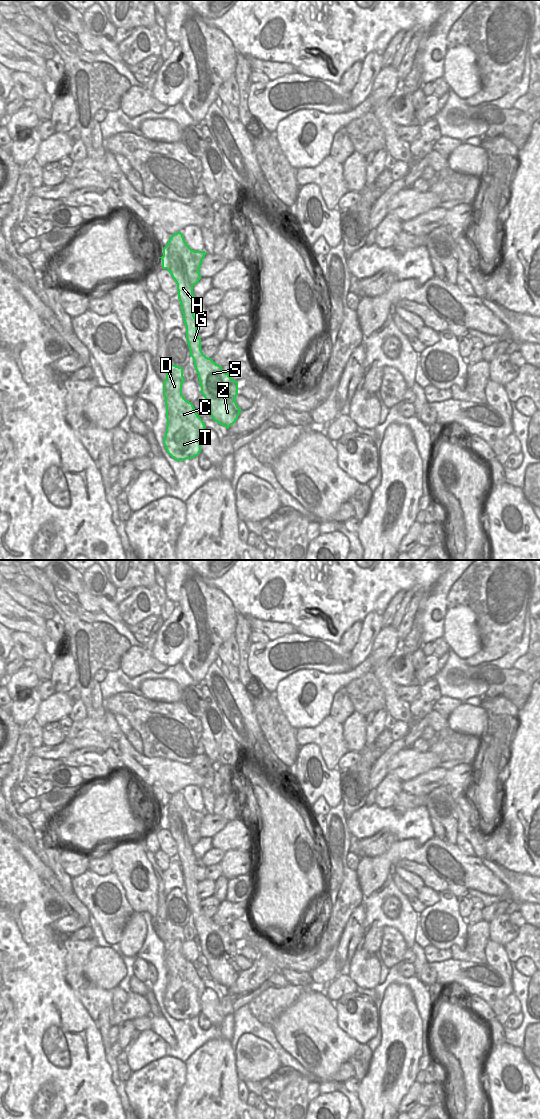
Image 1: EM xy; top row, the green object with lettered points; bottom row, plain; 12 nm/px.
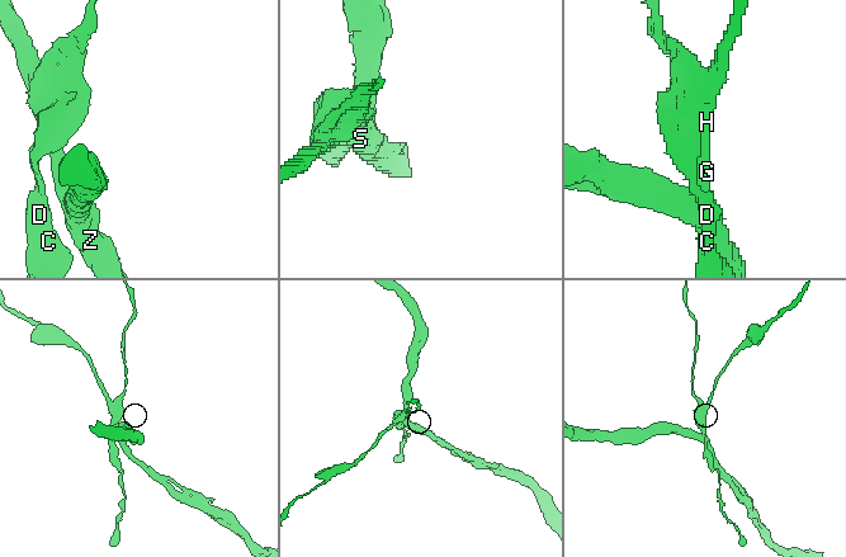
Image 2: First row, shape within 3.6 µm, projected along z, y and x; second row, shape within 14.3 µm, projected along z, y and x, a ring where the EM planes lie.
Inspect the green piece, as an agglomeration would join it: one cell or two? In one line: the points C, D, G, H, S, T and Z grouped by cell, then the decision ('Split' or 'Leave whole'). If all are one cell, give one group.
Groups: C D T / G H S Z. Split

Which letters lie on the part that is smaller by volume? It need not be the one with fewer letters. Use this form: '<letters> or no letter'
C, D, T

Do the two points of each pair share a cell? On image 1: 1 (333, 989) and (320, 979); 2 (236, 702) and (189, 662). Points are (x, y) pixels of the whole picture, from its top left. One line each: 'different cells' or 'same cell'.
1: different cells
2: different cells

